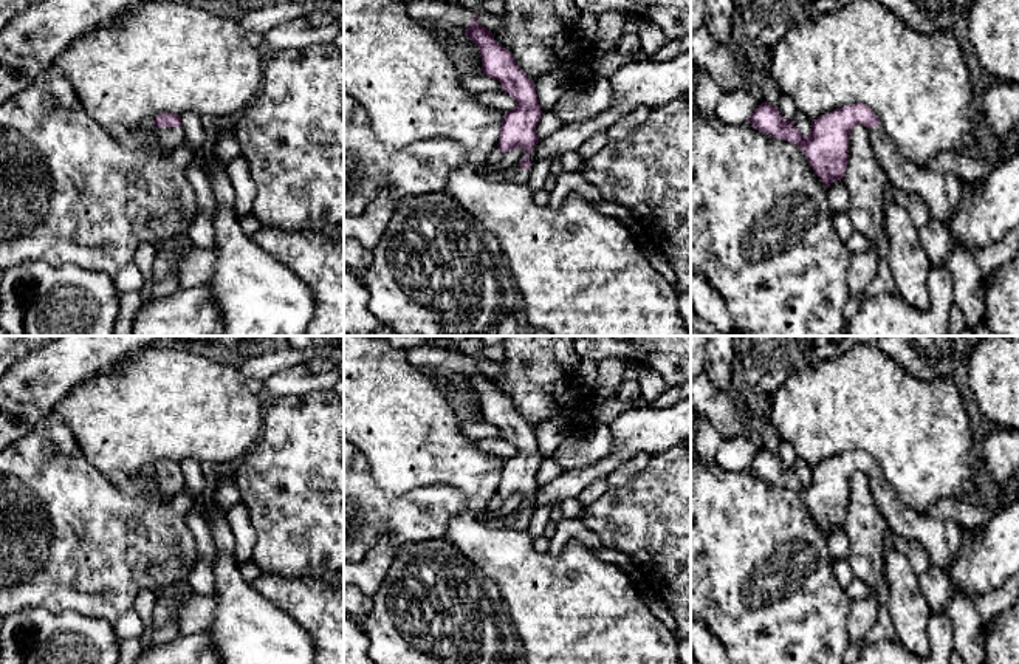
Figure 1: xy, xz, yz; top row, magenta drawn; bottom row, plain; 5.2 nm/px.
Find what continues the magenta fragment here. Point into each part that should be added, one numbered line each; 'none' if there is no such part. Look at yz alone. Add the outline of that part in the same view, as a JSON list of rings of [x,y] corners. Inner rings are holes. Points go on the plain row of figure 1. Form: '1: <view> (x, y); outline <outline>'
1: yz (942, 537); outline [[[883,472],[869,475],[877,505],[892,534],[912,539],[925,546],[931,565],[946,573],[963,542],[963,528],[935,512],[904,508]]]

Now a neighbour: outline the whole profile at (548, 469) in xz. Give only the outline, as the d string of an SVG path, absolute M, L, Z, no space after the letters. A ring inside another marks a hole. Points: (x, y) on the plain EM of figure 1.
M553 457L542 458L539 469L536 472L536 481L539 486L544 486L554 480L561 472L562 467L553 460Z

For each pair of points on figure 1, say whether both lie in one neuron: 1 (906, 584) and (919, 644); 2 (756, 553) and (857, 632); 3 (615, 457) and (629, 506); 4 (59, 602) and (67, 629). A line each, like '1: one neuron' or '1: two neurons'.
1: one neuron
2: two neurons
3: two neurons
4: two neurons

